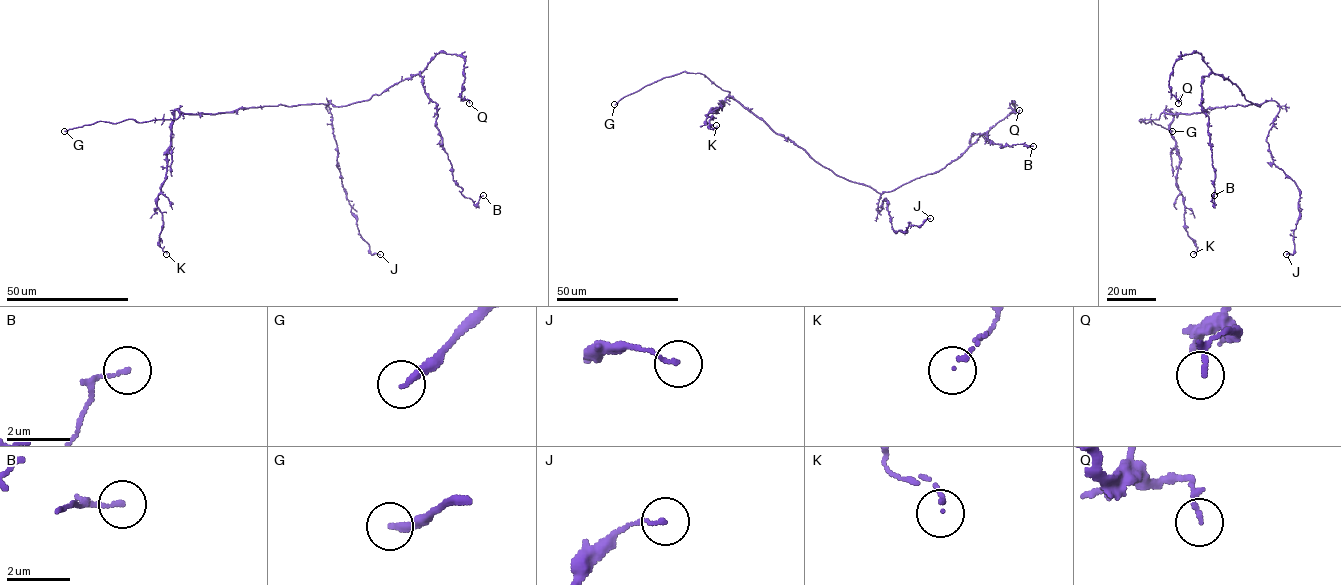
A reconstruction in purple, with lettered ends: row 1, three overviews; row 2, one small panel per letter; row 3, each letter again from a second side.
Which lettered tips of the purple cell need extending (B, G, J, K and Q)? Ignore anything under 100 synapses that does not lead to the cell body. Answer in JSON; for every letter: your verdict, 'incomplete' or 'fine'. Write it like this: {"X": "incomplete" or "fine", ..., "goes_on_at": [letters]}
{"B": "fine", "G": "incomplete", "J": "fine", "K": "fine", "Q": "fine", "goes_on_at": ["G"]}

